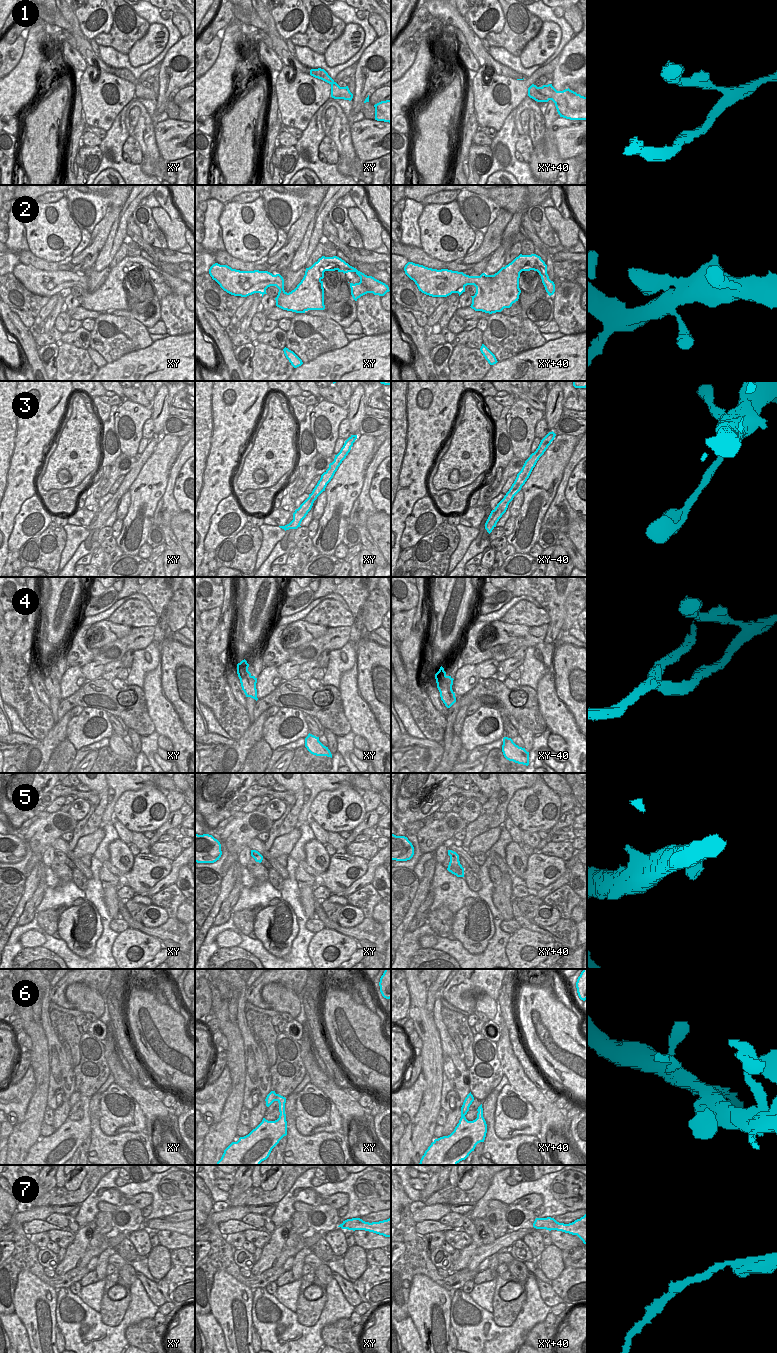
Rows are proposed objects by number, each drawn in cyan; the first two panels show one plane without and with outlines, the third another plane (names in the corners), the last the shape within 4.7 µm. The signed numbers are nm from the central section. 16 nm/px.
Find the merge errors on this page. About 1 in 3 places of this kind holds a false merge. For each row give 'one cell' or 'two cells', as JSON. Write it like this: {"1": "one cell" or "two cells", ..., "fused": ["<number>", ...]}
{"1": "one cell", "2": "one cell", "3": "one cell", "4": "two cells", "5": "one cell", "6": "one cell", "7": "one cell", "fused": ["4"]}

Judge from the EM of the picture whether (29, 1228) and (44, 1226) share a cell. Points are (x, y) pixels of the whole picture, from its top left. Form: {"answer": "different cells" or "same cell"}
{"answer": "same cell"}

